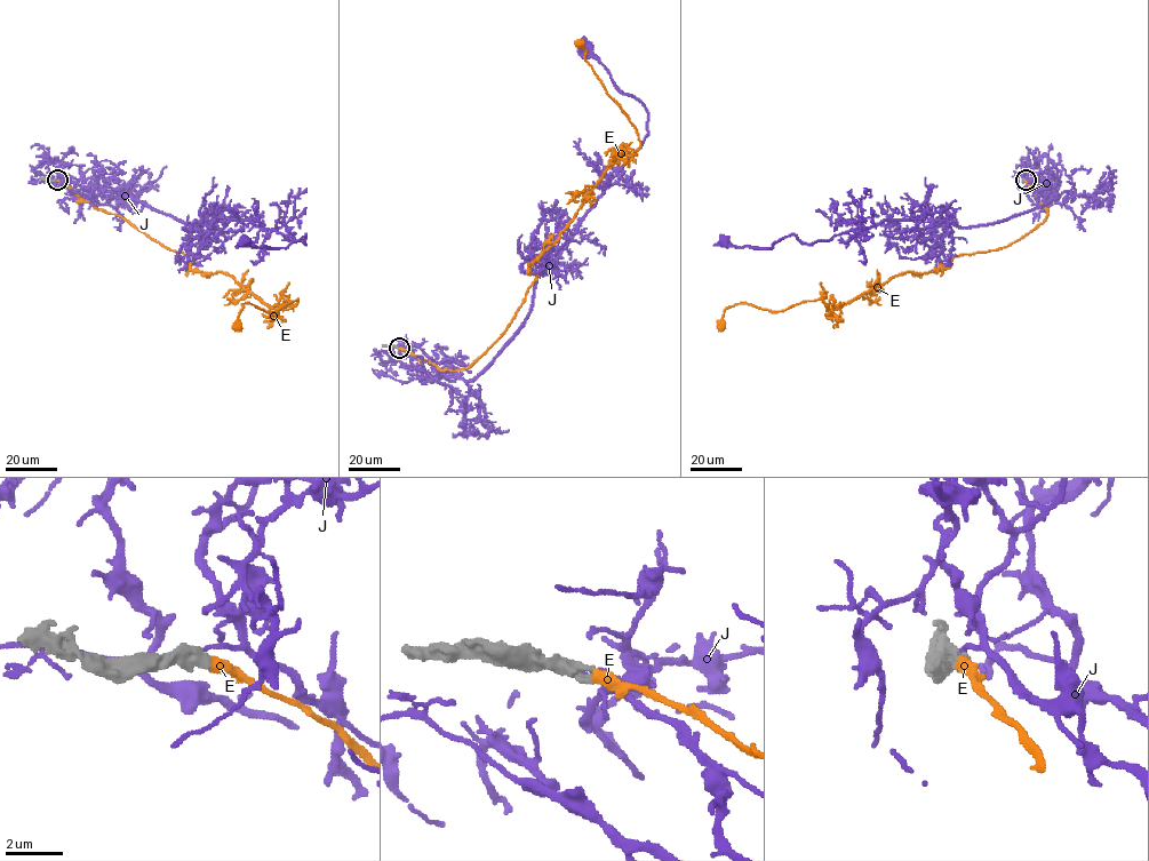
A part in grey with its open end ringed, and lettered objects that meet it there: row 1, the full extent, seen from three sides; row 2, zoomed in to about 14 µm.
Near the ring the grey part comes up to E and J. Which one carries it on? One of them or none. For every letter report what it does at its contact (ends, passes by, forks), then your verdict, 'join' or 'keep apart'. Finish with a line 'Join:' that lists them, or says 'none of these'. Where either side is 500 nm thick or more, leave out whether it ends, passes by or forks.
E: it ends there; join
J: keep apart
Join: E

